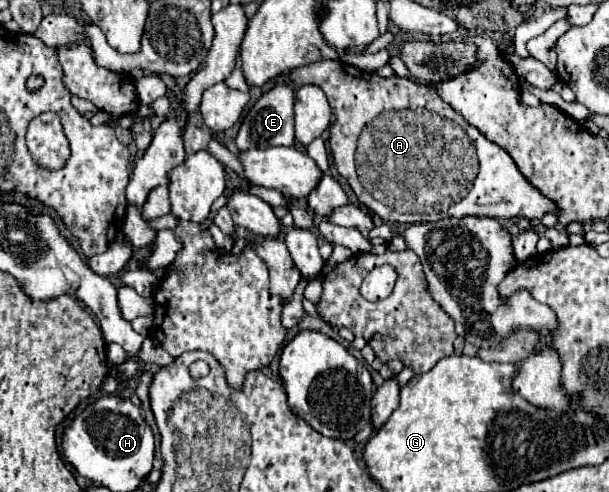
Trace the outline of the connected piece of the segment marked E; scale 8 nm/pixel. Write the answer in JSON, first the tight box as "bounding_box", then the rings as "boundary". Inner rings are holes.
{"bounding_box":[236,84,294,152],"boundary":[[[276,84],[272,90],[264,92],[254,106],[246,112],[236,146],[240,152],[252,148],[272,148],[272,146],[294,146],[294,90],[288,84]]]}

